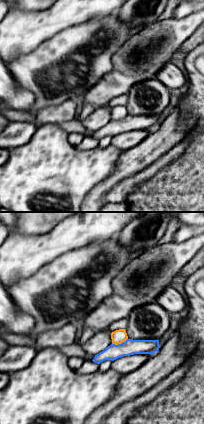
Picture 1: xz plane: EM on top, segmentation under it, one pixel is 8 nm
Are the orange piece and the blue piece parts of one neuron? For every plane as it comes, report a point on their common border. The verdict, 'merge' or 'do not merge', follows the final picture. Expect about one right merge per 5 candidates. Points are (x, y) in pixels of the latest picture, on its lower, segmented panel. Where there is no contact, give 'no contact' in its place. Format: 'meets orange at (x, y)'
meets orange at (119, 343)

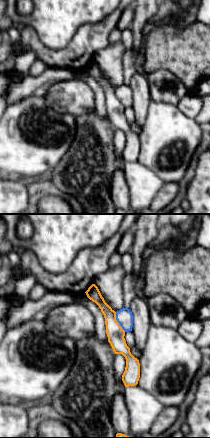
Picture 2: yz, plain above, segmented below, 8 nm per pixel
meets orange at (117, 322)

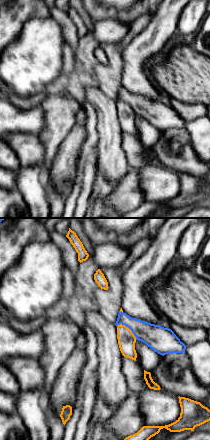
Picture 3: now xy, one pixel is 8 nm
meets orange at (128, 328)

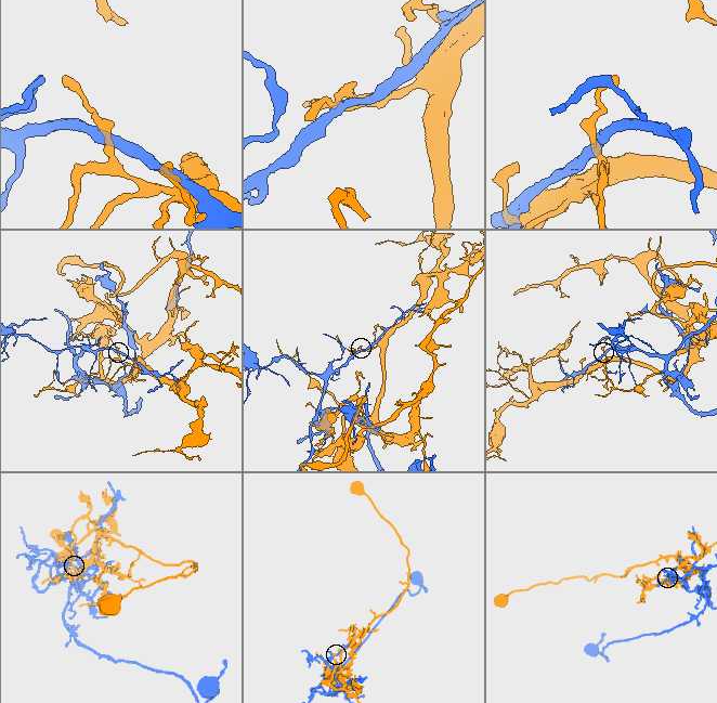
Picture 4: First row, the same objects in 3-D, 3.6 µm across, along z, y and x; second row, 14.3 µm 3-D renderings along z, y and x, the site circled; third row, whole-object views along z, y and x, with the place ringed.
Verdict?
do not merge

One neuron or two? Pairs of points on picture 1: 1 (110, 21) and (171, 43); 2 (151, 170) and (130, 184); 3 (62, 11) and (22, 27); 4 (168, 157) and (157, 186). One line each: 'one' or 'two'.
1: two
2: one
3: one
4: two

